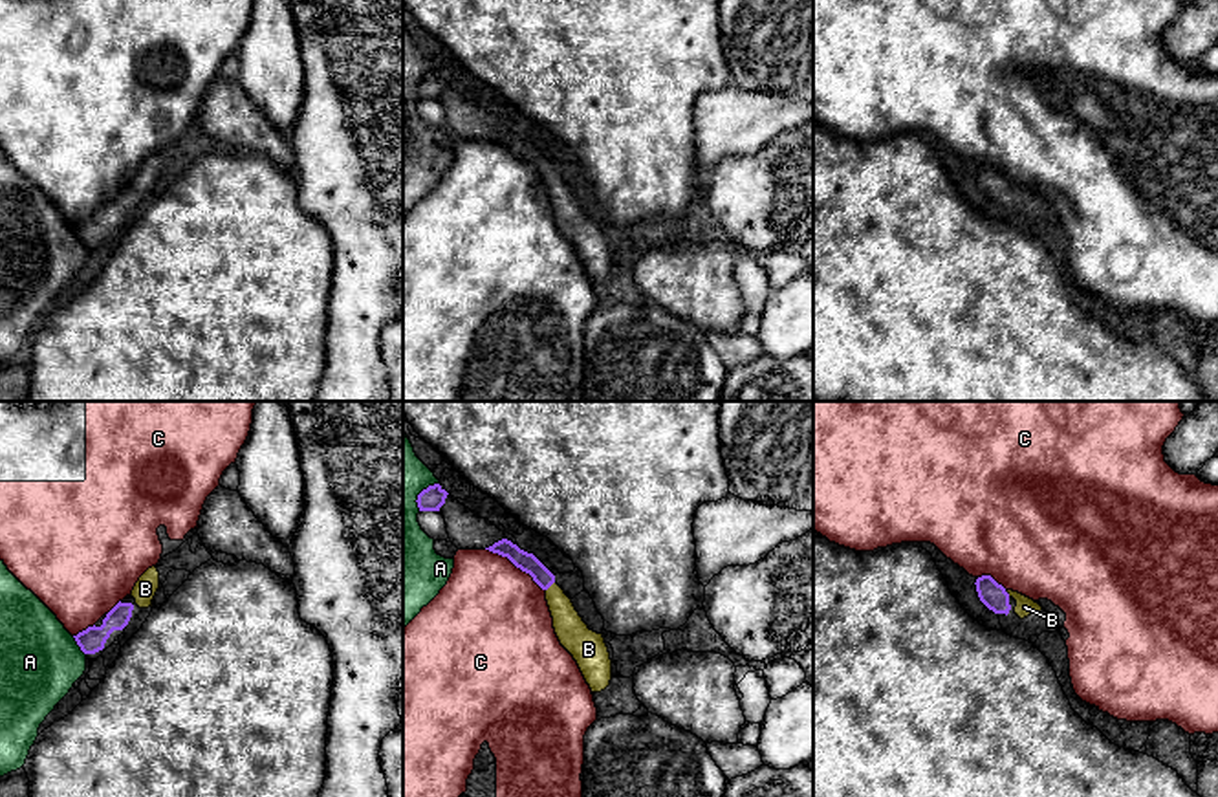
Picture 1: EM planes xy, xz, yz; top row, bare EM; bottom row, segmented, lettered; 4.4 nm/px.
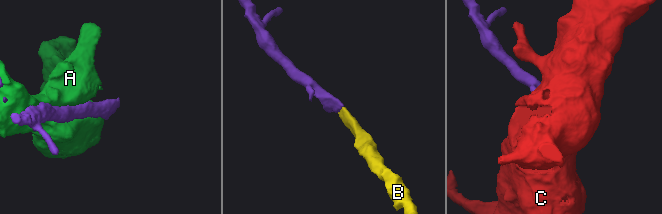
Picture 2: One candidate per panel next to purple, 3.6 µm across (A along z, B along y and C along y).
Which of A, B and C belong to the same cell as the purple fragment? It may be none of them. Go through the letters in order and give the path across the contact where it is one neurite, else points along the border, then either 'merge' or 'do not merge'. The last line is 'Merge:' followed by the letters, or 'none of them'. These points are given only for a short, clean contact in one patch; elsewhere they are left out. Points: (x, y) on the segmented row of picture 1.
A: do not merge
B: runs through xz (528, 563), (550, 585), (574, 634); merge
C: do not merge
Merge: B

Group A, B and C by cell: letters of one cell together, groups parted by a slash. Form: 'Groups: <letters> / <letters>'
Groups: A / B / C

